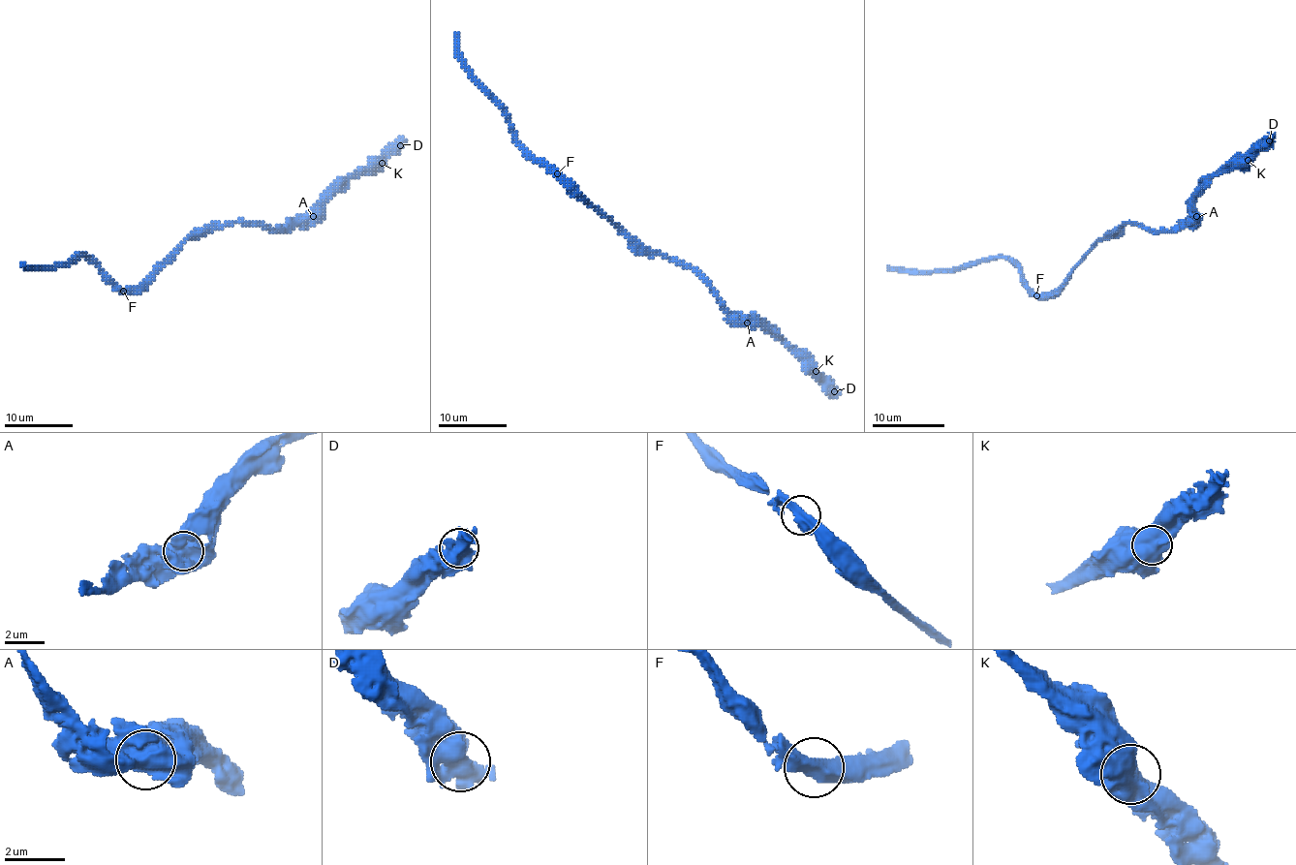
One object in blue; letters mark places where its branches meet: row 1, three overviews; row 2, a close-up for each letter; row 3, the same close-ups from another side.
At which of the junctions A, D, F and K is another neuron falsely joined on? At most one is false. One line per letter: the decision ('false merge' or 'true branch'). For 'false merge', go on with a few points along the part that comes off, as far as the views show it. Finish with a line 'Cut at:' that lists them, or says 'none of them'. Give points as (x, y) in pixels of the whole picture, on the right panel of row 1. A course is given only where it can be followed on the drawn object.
A: true branch
D: true branch
F: true branch
K: true branch
Cut at: none of them

